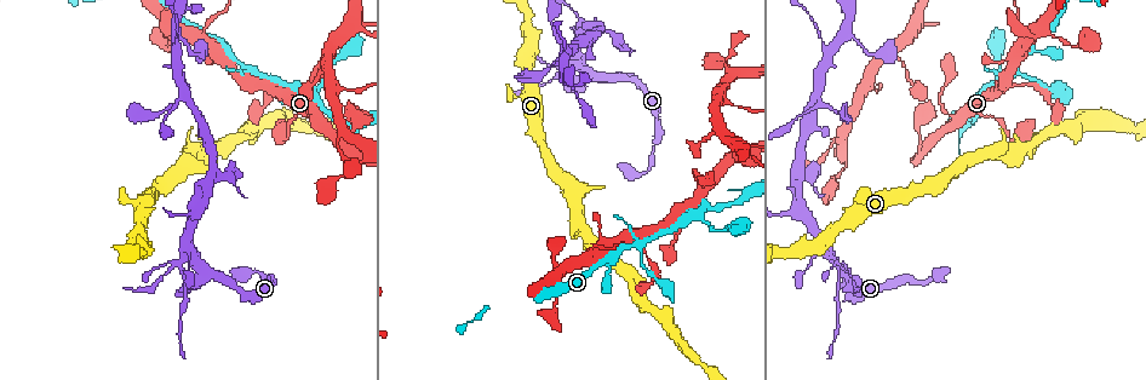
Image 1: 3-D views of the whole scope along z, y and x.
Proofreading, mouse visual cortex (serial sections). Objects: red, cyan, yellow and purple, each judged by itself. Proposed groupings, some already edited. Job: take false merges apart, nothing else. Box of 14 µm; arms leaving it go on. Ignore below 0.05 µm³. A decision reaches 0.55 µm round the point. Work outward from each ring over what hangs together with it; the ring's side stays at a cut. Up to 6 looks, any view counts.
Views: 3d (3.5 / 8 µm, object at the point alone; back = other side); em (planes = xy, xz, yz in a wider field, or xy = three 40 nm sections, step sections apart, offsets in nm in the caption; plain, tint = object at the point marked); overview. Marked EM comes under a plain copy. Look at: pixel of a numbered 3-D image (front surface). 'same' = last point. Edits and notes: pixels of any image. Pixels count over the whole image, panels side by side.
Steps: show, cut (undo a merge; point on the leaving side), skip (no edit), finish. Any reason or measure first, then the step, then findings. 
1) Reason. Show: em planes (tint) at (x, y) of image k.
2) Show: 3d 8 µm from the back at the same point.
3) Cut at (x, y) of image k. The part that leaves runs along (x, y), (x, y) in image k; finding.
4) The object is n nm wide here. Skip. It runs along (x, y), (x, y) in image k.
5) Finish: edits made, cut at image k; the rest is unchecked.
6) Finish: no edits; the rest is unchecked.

Show: 3d 3.5 µm at (628, 78) of image 1.

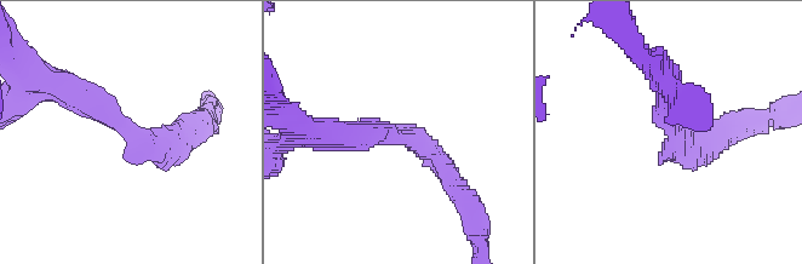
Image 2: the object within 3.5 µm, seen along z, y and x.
Now the EM. Show: em planes (tint) at (126, 128) of image 2.

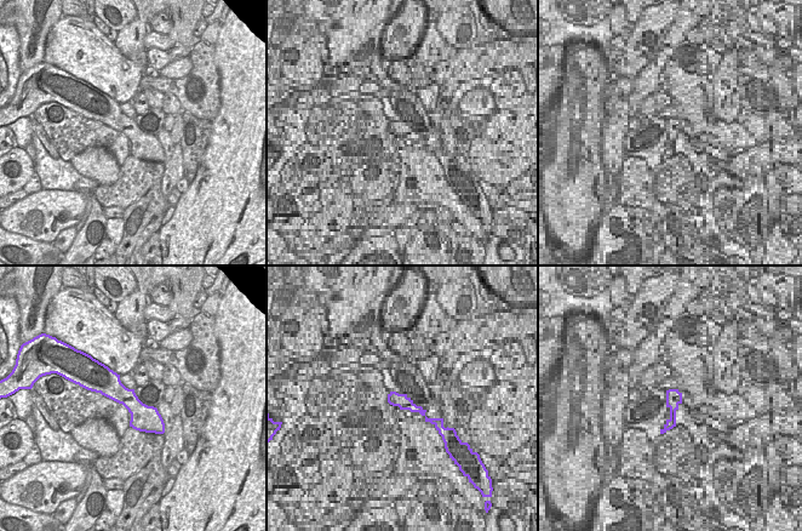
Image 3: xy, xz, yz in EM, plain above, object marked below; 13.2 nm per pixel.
The arms are 300, 400 nm wide. Skip. It runs along (183, 138), (154, 149), (57, 82) in image 2; continuous, no second cell.

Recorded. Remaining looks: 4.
Thin neck. Show: 3d 3.5 µm at (839, 281) of image 1.

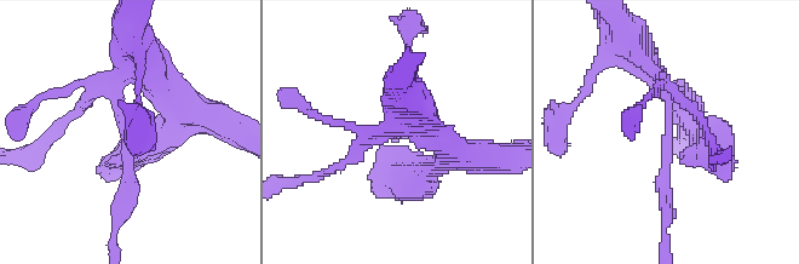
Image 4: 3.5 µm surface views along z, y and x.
The arms are 200, 200 nm wide. Show: em planes (tint) at (394, 135) of image 4.

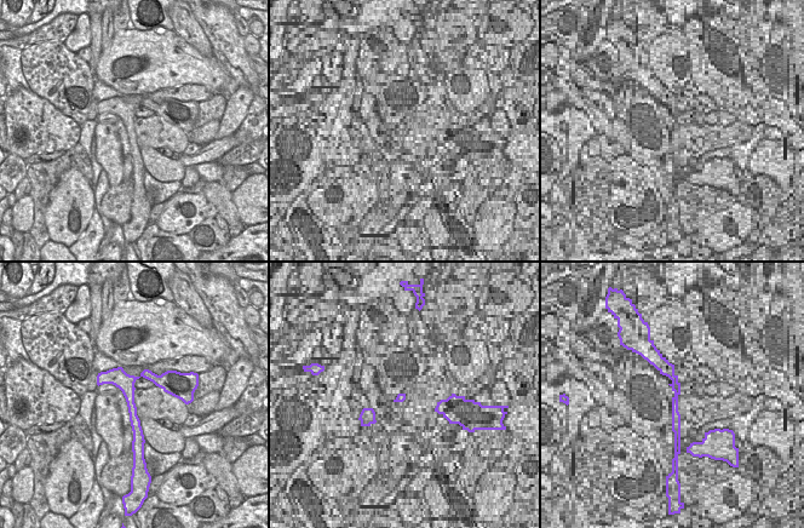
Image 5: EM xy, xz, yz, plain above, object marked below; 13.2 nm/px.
The object is 240 nm wide here. Cut at (55, 92) of image 4. The part that leaves runs along (99, 81), (63, 126), (22, 155) in image 4; two cells meet here.

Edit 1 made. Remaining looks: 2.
Finish: edits made, cut at image 4; the rest is unchecked.

